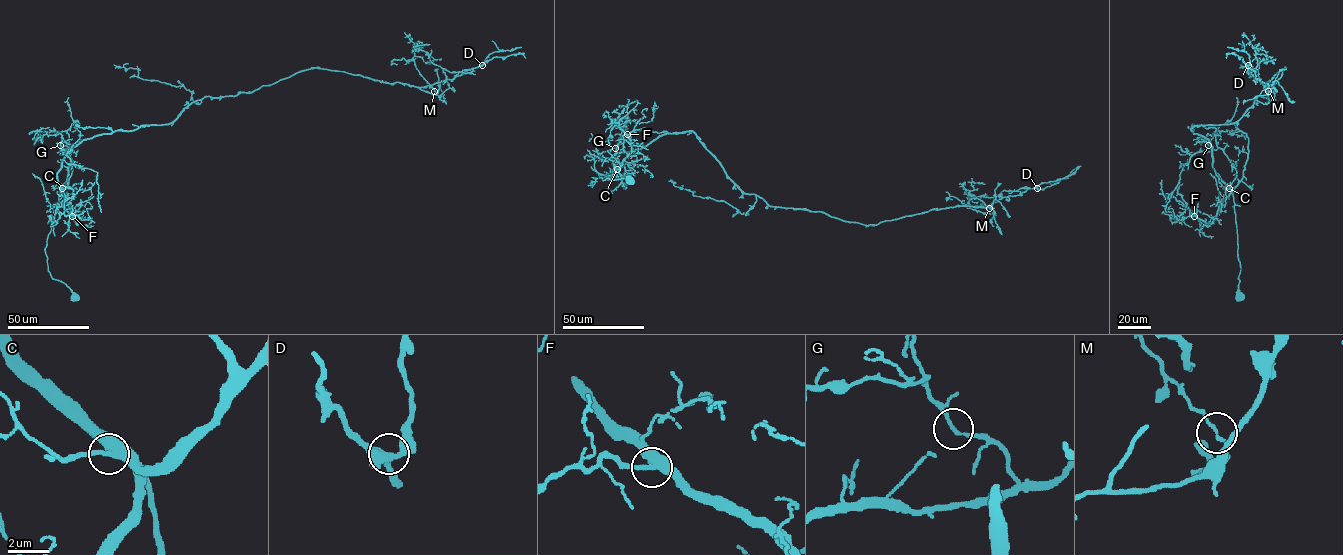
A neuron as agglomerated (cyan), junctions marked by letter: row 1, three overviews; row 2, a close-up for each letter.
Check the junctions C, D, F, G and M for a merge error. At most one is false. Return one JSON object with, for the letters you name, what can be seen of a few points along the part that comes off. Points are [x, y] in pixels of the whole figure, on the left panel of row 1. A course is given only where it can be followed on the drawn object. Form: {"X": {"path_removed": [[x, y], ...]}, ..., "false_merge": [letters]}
{"false_merge": []}

